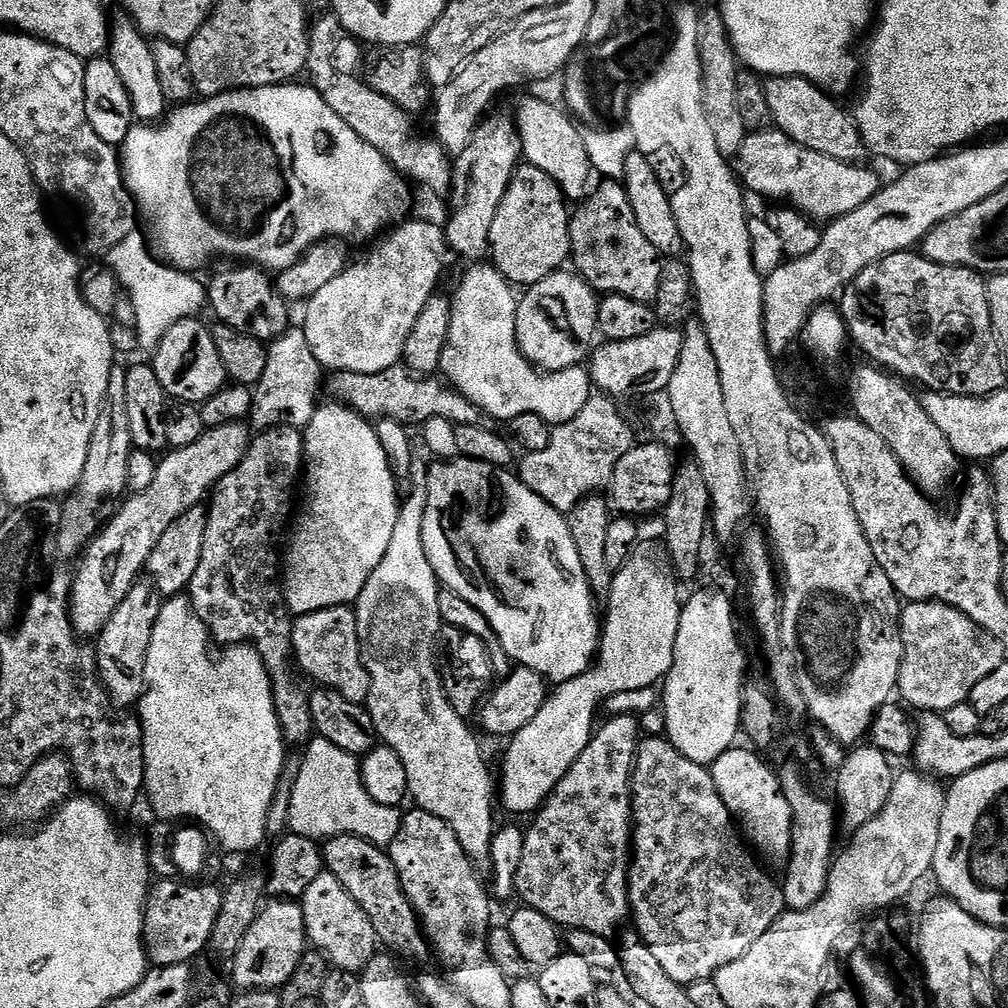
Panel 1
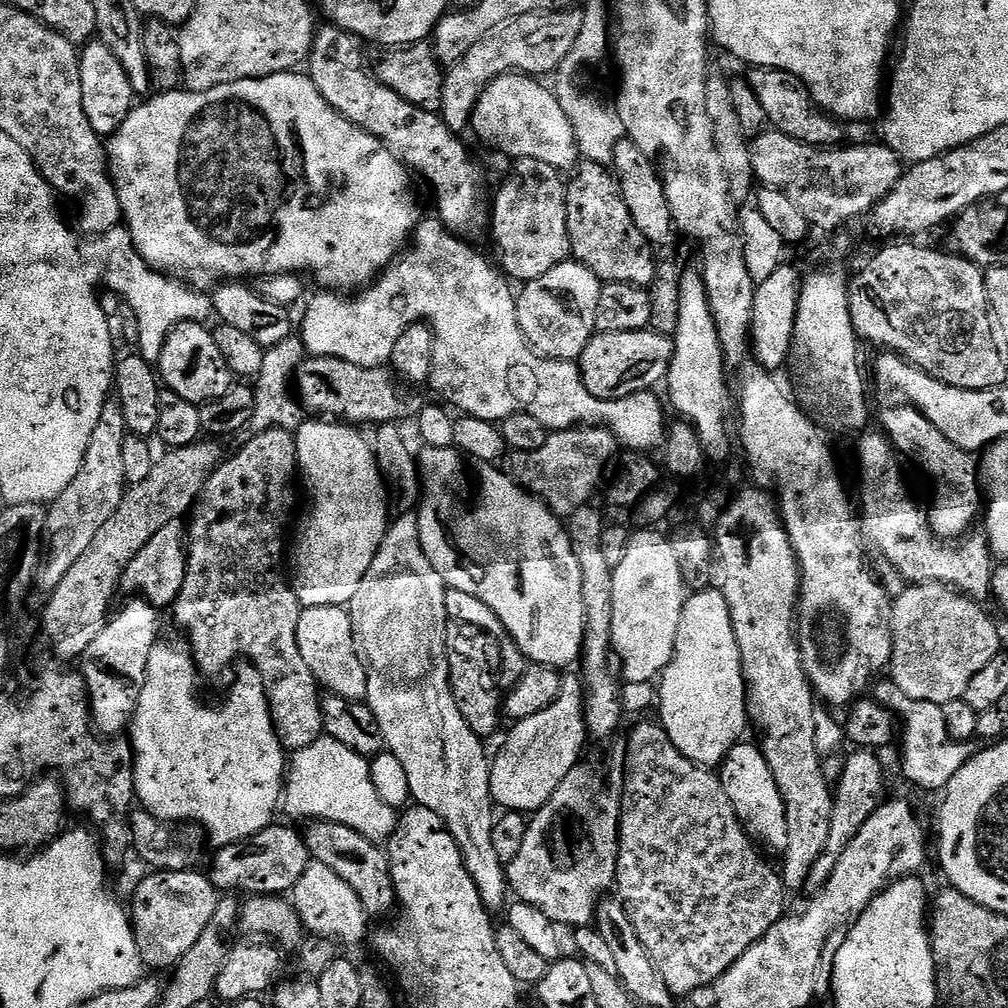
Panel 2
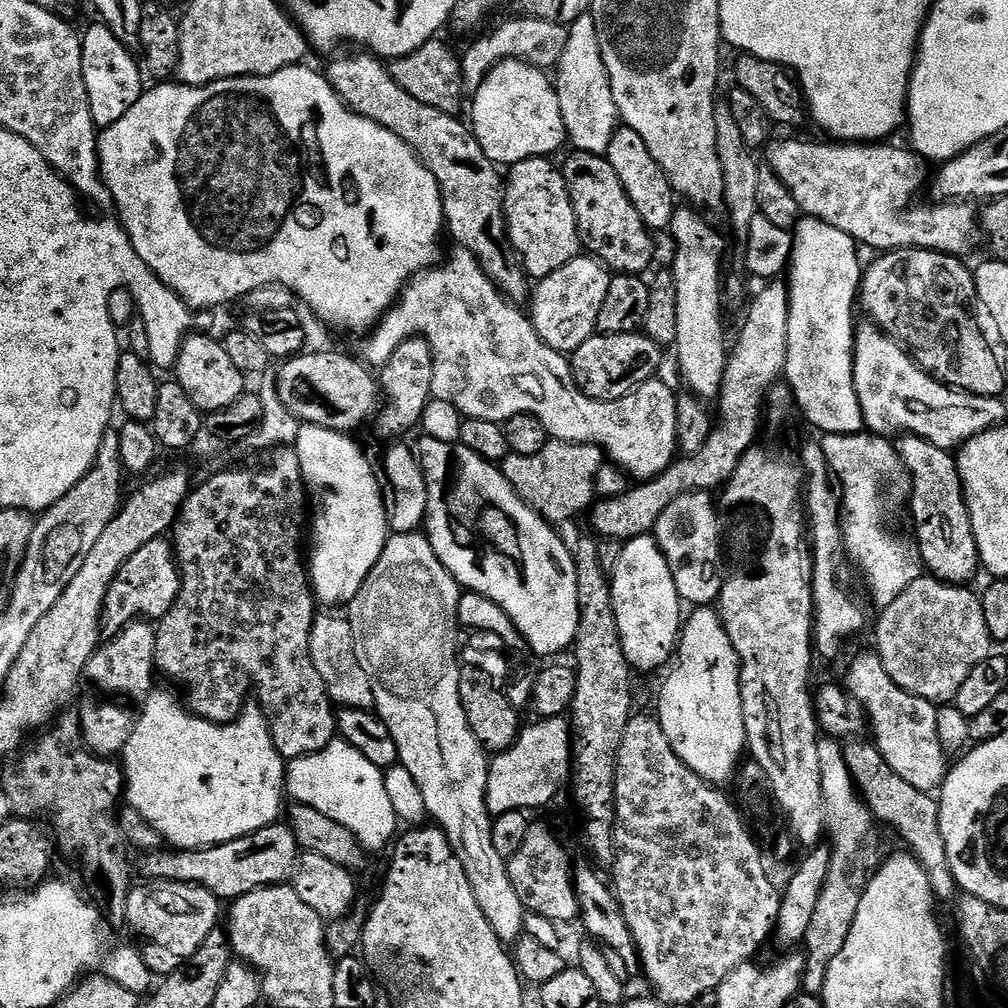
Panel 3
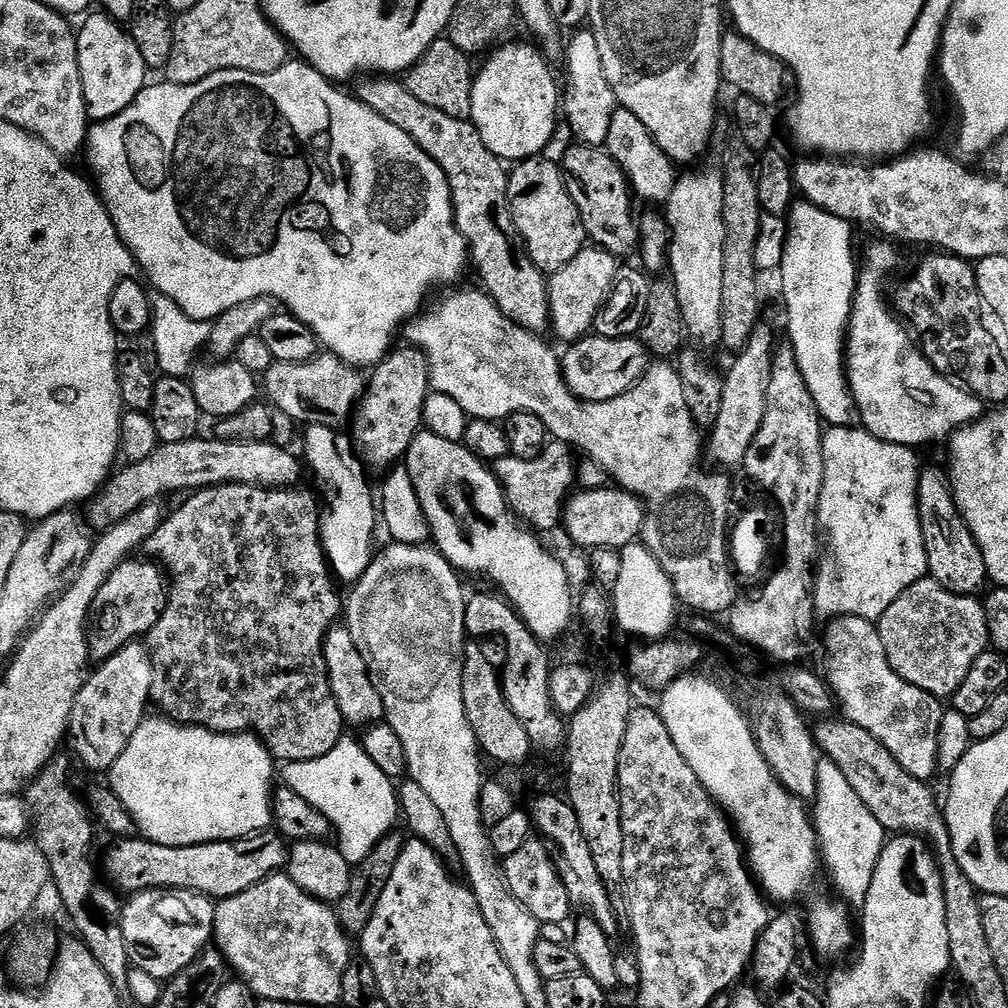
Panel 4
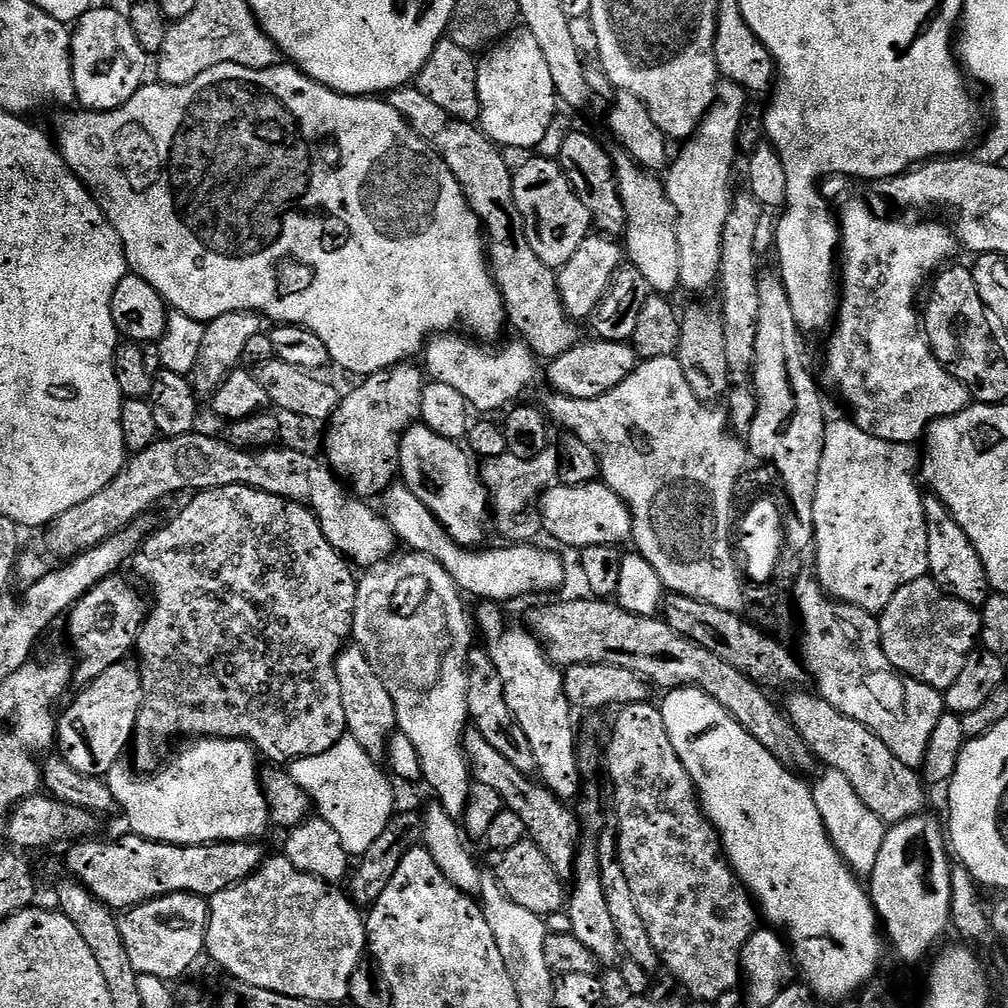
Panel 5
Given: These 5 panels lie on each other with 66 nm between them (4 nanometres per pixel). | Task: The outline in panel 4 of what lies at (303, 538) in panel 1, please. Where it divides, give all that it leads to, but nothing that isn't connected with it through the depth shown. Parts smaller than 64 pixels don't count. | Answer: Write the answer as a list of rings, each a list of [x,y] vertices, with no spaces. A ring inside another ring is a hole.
[[[309,424],[305,432],[308,433],[304,436],[303,459],[307,467],[308,464],[312,467],[313,474],[325,484],[323,503],[326,511],[320,517],[320,543],[324,545],[324,554],[335,579],[355,582],[372,563],[374,555],[372,535],[376,528],[378,532],[378,504],[374,499],[374,488],[372,492],[368,485],[369,473],[361,457],[351,447],[348,449],[346,445],[340,444],[336,437],[339,436],[337,429]]]

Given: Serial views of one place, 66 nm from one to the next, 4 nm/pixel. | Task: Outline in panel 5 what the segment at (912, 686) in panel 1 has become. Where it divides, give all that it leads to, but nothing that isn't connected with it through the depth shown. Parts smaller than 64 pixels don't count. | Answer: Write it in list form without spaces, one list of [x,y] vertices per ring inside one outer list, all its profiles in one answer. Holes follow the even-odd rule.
[[[930,578],[915,580],[879,613],[880,645],[886,658],[899,672],[941,690],[954,686],[966,658],[977,651],[980,638],[980,613],[966,602],[949,596]]]

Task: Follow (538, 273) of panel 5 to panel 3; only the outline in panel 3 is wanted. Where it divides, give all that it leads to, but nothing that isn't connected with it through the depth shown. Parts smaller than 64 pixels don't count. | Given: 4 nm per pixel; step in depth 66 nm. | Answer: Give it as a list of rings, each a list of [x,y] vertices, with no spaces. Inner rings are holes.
[[[368,52],[361,53],[338,58],[326,70],[333,90],[352,111],[398,134],[416,152],[439,182],[447,235],[452,235],[459,247],[468,248],[470,254],[474,254],[485,274],[507,299],[527,301],[530,277],[524,270],[520,255],[508,240],[504,178],[499,167],[486,156],[465,121],[462,123],[459,117],[426,106],[411,97],[394,81],[381,59]]]

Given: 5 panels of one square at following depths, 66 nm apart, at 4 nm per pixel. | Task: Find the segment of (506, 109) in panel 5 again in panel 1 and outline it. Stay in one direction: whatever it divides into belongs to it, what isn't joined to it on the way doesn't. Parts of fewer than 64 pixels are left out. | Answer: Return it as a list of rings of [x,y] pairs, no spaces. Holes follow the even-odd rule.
[[[528,98],[519,106],[516,121],[520,141],[523,142],[525,161],[538,166],[558,181],[569,201],[583,201],[589,195],[594,171],[579,125],[565,111],[560,112],[550,103],[538,98]]]

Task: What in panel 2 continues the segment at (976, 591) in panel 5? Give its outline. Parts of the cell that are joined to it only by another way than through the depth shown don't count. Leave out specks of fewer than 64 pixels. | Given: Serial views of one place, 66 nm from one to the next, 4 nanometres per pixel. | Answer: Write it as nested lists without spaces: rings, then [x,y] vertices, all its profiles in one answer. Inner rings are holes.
[[[900,407],[904,408],[881,410],[883,435],[903,459],[905,456],[920,471],[924,479],[924,492],[928,495],[926,515],[932,535],[945,542],[959,541],[969,535],[968,527],[975,522],[976,515],[982,512],[982,484],[978,479],[977,461],[973,453],[954,446],[954,442],[950,442],[950,438],[946,438],[946,434],[942,434],[938,426],[934,426],[916,408]]]

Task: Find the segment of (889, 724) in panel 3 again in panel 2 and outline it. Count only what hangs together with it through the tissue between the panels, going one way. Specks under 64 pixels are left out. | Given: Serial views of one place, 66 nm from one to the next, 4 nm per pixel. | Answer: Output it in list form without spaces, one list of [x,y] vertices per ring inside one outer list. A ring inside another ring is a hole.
[[[891,682],[877,683],[874,688],[874,699],[887,708],[898,721],[899,731],[904,736],[904,776],[912,784],[925,788],[928,792],[939,793],[947,788],[948,783],[966,766],[966,762],[974,755],[971,743],[950,738],[950,730],[946,730],[946,718],[943,707],[934,702],[918,702]]]

